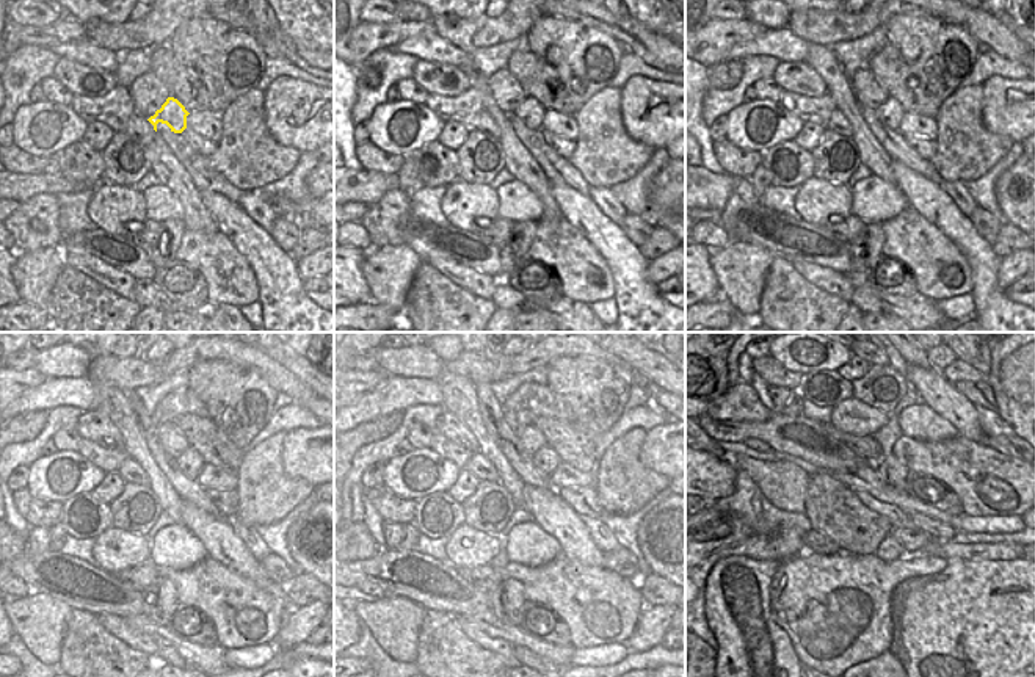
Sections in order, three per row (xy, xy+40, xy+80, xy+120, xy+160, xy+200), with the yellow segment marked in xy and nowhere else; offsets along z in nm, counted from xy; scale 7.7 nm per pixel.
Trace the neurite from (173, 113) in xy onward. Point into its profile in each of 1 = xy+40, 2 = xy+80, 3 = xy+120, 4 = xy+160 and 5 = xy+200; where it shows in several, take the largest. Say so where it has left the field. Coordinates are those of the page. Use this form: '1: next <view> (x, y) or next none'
1: next xy+40 (530, 112)
2: next xy+80 (889, 113)
3: next xy+120 (190, 463)
4: next xy+160 (544, 459)
5: next xy+200 (899, 458)

